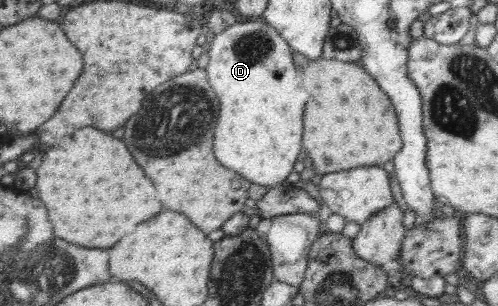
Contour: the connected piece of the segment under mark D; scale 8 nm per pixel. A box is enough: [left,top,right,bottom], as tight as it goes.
[206,20,309,187]

